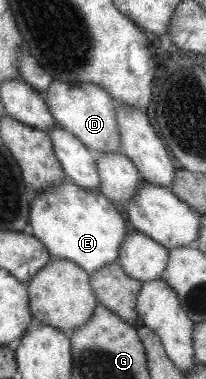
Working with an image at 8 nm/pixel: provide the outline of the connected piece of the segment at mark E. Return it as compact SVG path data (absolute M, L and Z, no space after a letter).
M65 179L33 196L29 209L28 232L46 246L51 257L71 260L88 274L118 259L125 240L125 225L113 203L97 189L86 190Z

